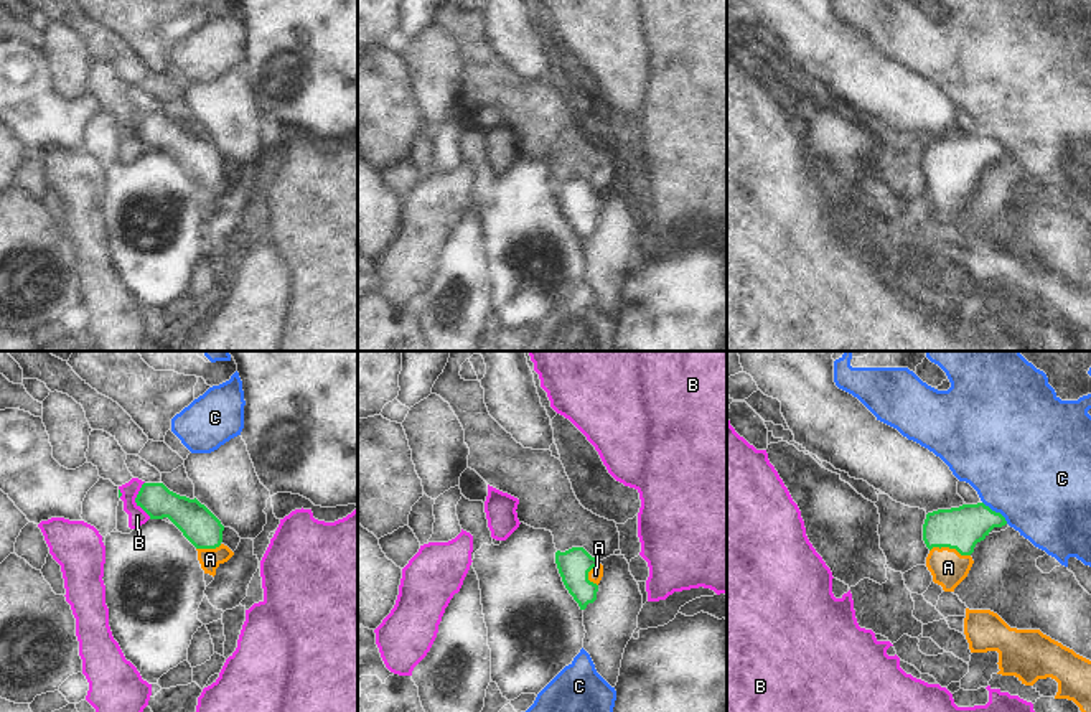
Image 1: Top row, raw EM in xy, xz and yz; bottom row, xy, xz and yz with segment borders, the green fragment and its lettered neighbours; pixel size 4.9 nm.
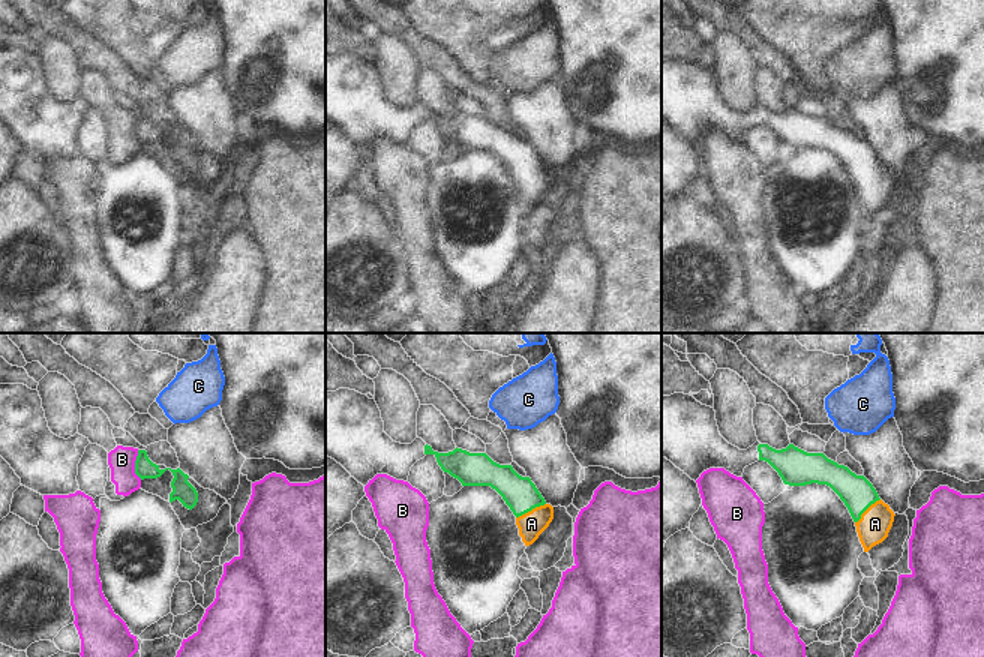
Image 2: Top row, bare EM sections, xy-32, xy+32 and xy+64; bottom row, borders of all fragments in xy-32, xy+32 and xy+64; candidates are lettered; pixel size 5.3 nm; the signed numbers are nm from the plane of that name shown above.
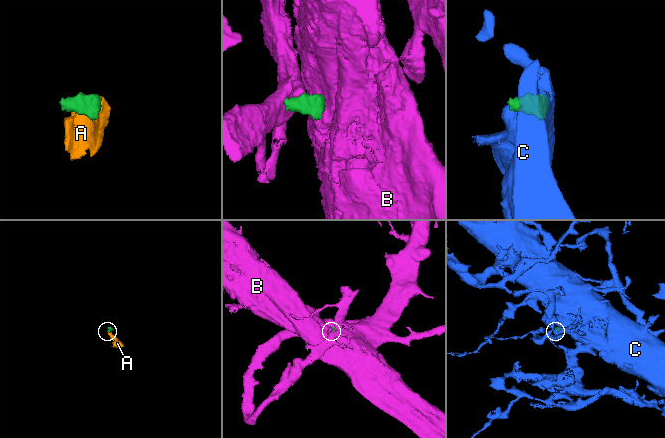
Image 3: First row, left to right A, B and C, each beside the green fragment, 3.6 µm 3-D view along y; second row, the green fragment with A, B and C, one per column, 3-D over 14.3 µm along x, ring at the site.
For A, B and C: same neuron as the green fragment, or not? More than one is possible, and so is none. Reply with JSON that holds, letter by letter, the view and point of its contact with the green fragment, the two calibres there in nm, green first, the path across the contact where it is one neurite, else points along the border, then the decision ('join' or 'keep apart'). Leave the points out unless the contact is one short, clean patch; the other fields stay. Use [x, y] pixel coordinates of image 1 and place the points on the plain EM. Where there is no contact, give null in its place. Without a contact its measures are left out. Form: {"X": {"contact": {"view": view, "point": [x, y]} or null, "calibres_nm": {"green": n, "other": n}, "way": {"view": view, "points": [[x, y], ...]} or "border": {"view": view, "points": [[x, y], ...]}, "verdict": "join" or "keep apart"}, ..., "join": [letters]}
{"A": {"contact": {"view": "yz", "point": [950, 178]}, "calibres_nm": {"green": 220, "other": 180}, "way": {"view": "yz", "points": [[961, 159], [951, 168], [950, 178], [948, 198]]}, "verdict": "join"}, "B": {"contact": {"view": "xy", "point": [135, 131]}, "calibres_nm": {"green": 160, "other": 90}, "border": {"view": "xy", "points": [[144, 112], [135, 134], [150, 149]]}, "verdict": "keep apart"}, "C": {"contact": {"view": "yz", "point": [994, 142]}, "calibres_nm": {"green": 220, "other": 480}, "border": {"view": "yz", "points": [[983, 132], [1007, 154]]}, "verdict": "keep apart"}, "join": ["A"]}

